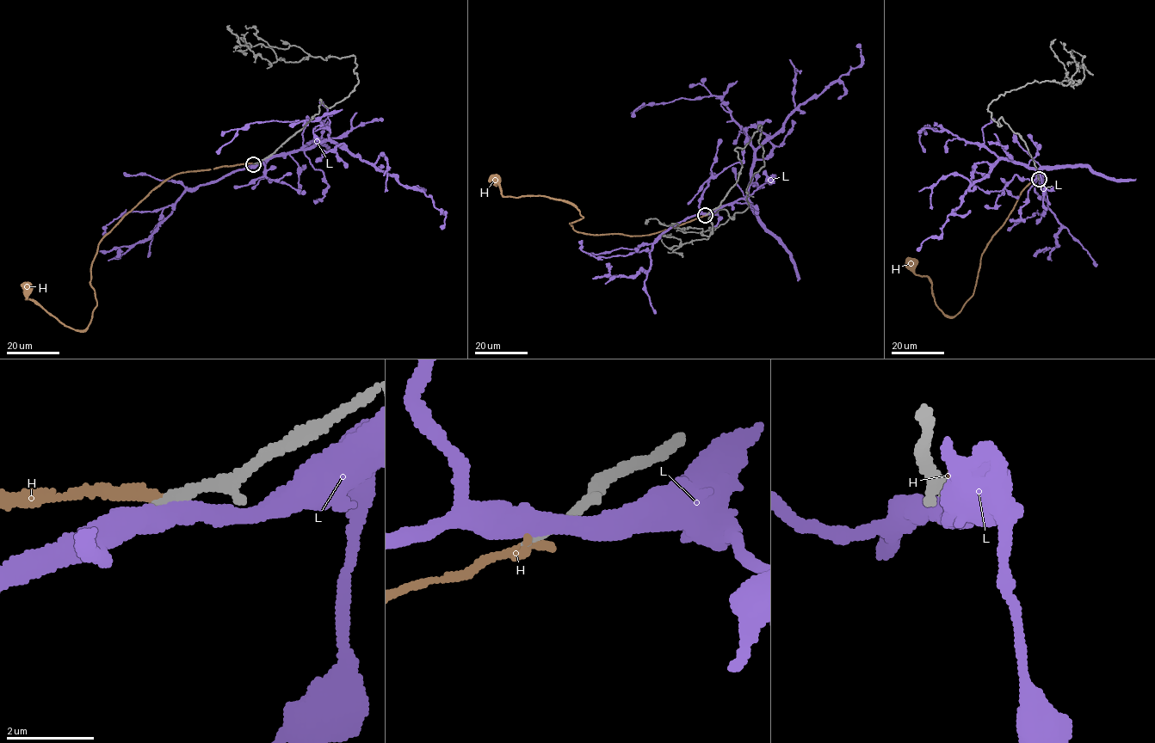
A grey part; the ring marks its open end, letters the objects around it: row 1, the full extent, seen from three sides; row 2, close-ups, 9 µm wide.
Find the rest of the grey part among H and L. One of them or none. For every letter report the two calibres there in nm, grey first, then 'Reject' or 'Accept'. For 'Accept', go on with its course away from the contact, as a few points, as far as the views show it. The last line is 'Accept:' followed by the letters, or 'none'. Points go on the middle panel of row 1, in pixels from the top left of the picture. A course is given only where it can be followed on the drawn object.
H: Thickness 240 nm (grey) against 280 nm. Reject
L: Thickness 280 nm (grey) against 440 nm. Reject
Accept: none

